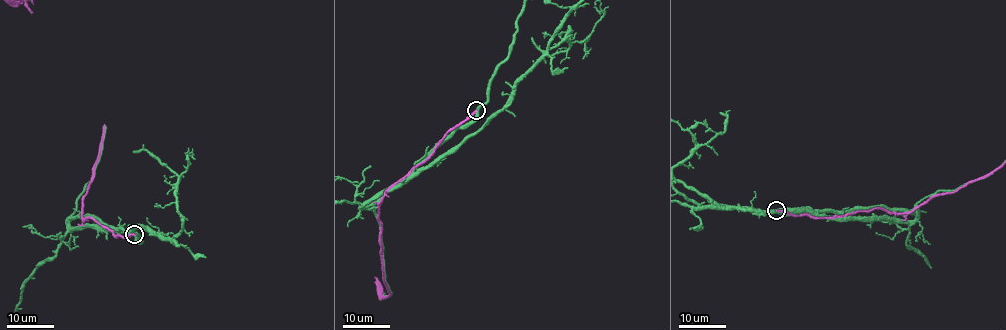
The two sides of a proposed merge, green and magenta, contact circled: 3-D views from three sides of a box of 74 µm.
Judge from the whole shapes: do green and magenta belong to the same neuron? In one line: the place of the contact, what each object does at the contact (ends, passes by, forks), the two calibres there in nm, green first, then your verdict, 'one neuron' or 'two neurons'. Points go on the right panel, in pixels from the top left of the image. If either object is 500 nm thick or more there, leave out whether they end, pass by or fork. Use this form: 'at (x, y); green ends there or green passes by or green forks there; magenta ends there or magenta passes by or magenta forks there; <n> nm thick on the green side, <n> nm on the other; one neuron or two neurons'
at (776, 210); green passes by; magenta ends there; 440 nm thick on the green side, 240 nm on the other; two neurons

